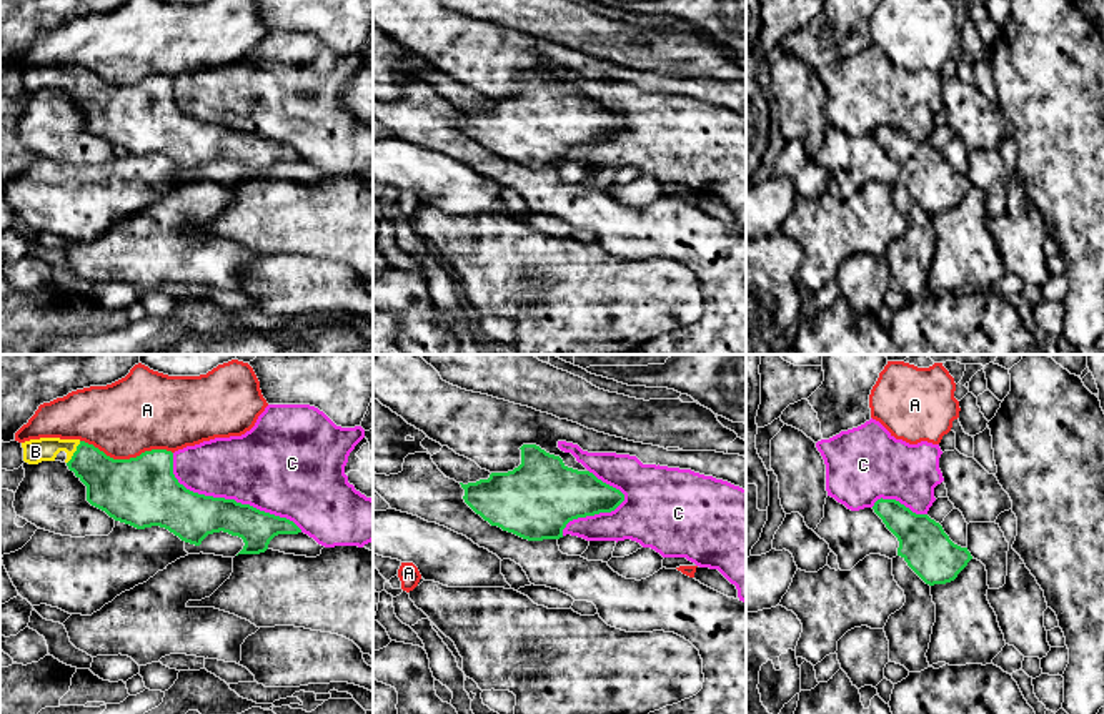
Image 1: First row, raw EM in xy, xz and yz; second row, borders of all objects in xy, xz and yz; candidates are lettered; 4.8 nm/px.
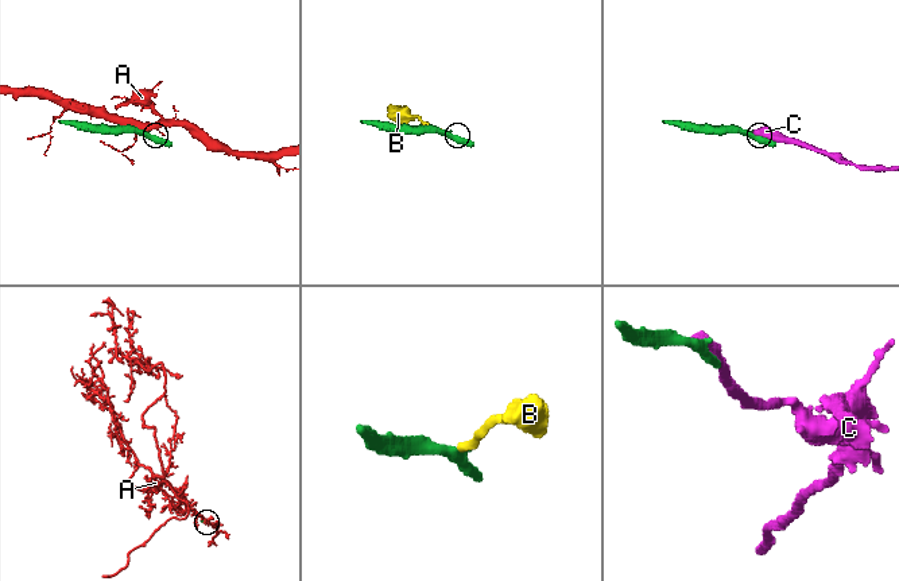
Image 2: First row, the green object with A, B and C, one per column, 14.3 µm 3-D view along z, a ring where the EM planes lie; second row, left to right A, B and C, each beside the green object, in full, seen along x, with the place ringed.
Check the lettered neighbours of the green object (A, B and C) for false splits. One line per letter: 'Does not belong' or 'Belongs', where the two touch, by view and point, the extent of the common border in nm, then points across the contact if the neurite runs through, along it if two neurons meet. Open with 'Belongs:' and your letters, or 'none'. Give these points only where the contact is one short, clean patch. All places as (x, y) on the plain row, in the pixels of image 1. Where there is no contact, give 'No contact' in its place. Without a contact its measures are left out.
Belongs: B
A: Does not belong. Touches green at xy (127, 87). Shared border 460 nm
B: Belongs. Touches green at xy (74, 80). Shared border 130 nm. Path across: xy (114, 114), (74, 80), (67, 74), (35, 79)
C: Does not belong. Touches green at xy (227, 127). Shared border 750 nm

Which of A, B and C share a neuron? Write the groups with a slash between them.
A / B / C

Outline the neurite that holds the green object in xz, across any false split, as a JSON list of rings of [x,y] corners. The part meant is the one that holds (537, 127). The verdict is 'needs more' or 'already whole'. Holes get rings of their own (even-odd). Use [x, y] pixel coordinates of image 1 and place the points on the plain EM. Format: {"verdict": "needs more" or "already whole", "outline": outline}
{"verdict": "already whole", "outline": [[[523,72],[521,92],[508,100],[491,100],[488,107],[461,112],[465,130],[491,153],[528,168],[559,166],[566,151],[578,145],[614,138],[624,121],[589,98],[568,95],[559,83],[536,72]]]}

